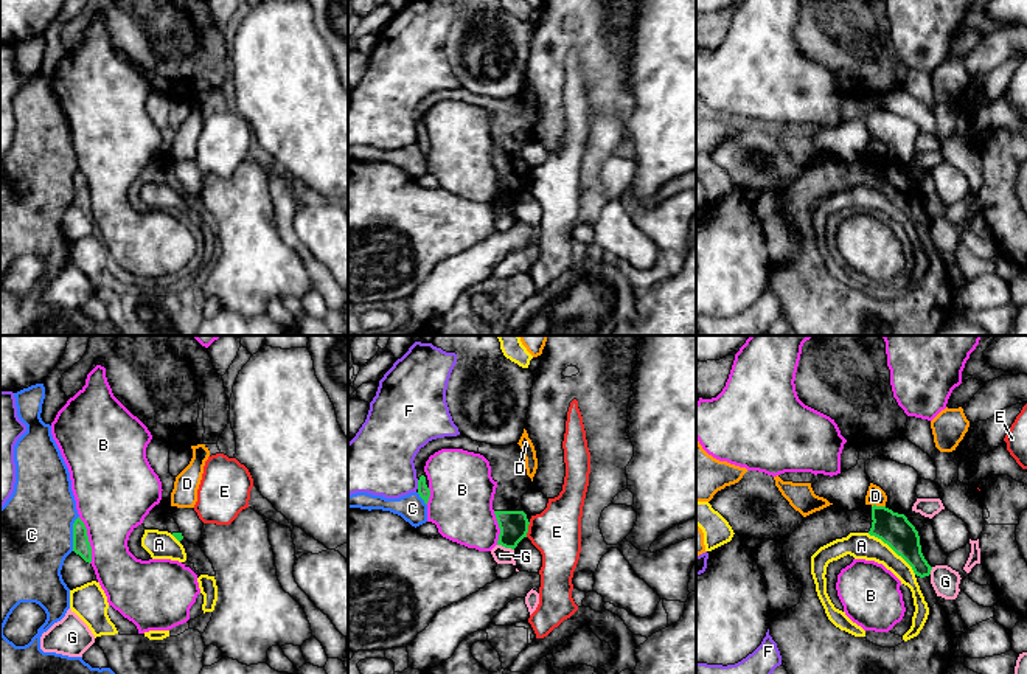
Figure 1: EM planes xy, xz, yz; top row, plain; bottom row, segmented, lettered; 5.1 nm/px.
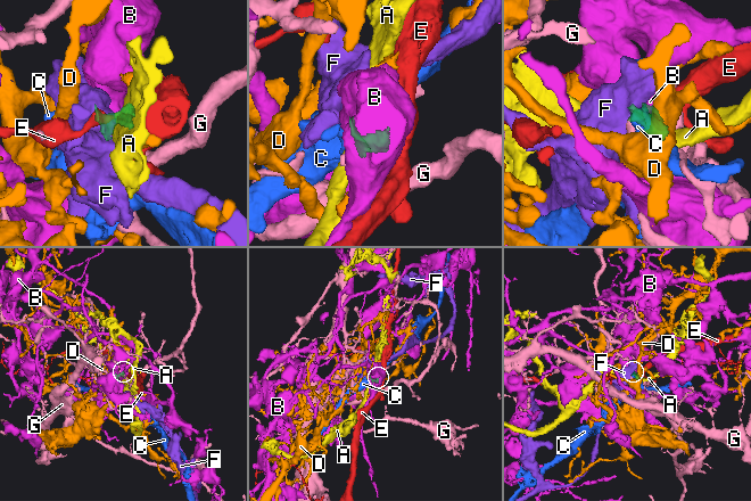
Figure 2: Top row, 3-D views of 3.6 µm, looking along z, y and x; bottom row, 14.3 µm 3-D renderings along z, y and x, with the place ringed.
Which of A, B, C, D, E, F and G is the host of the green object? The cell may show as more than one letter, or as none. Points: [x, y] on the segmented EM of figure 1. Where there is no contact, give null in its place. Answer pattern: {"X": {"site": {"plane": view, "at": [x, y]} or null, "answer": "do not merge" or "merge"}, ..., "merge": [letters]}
{"A": {"site": {"plane": "yz", "at": [892, 548]}, "answer": "do not merge"}, "B": {"site": {"plane": "xy", "at": [87, 541]}, "answer": "do not merge"}, "C": {"site": {"plane": "xy", "at": [73, 533]}, "answer": "do not merge"}, "D": {"site": {"plane": "yz", "at": [878, 507]}, "answer": "do not merge"}, "E": {"site": {"plane": "xz", "at": [527, 530]}, "answer": "do not merge"}, "F": {"site": {"plane": "xz", "at": [418, 485]}, "answer": "do not merge"}, "G": {"site": {"plane": "xz", "at": [505, 547]}, "answer": "do not merge"}, "merge": []}

